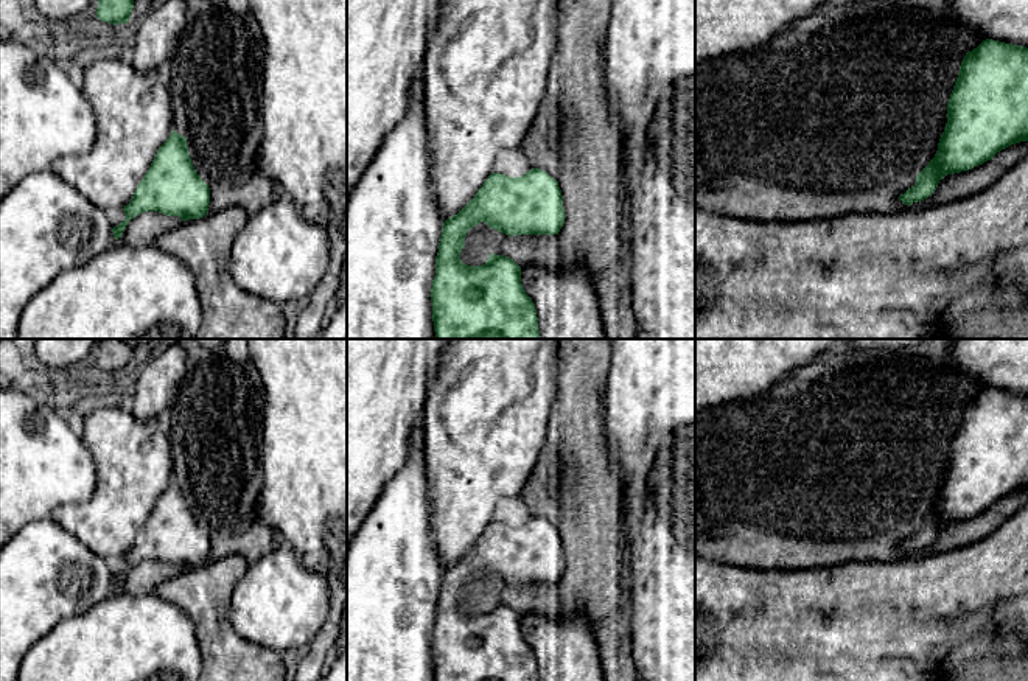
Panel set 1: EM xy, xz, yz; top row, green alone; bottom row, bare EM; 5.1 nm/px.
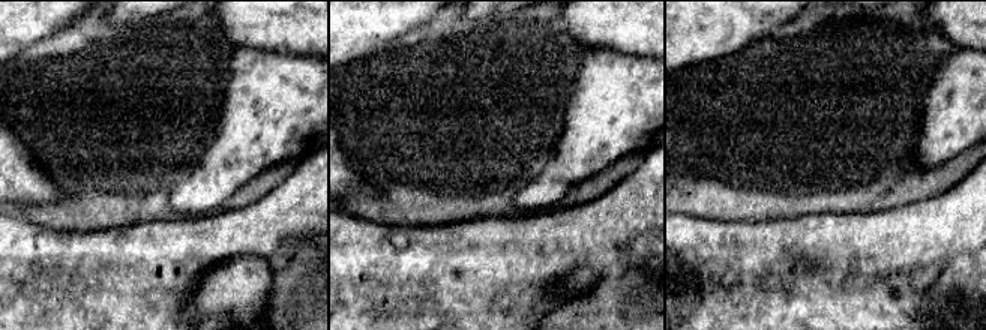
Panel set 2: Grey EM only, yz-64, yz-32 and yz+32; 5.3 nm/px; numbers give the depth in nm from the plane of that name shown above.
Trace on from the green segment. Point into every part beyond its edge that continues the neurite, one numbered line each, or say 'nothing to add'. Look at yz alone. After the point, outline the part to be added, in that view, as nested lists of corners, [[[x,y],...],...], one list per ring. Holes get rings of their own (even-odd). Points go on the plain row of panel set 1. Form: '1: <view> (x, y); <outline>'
nothing to add

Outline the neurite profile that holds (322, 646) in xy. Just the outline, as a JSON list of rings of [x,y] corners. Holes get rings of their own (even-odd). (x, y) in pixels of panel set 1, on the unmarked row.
[[[247,339],[247,342],[249,356],[260,375],[264,393],[263,446],[260,454],[263,482],[258,494],[257,518],[272,526],[280,540],[292,546],[303,566],[319,572],[330,585],[328,617],[309,639],[294,676],[294,681],[322,681],[331,656],[347,636],[347,339]]]

